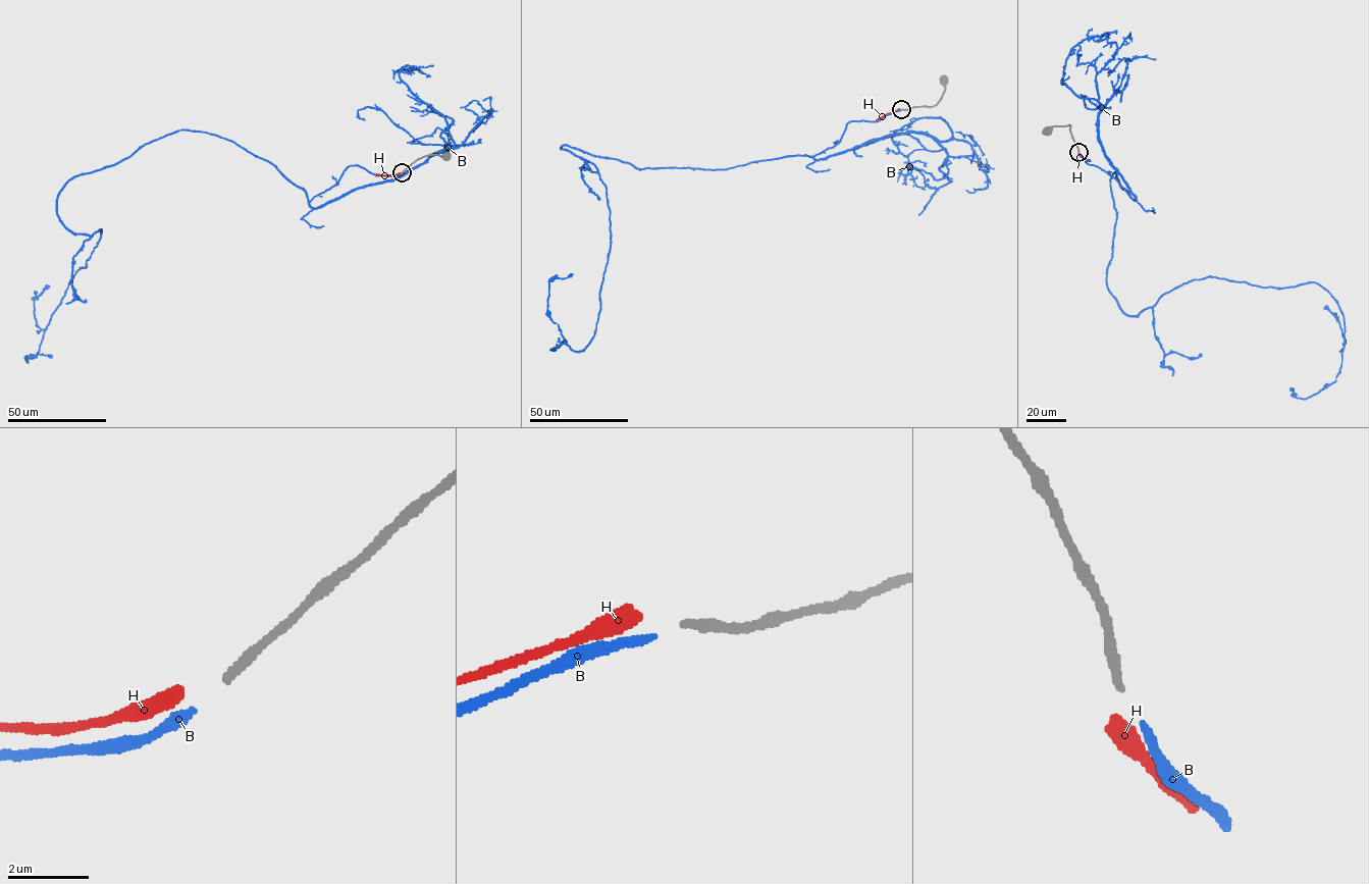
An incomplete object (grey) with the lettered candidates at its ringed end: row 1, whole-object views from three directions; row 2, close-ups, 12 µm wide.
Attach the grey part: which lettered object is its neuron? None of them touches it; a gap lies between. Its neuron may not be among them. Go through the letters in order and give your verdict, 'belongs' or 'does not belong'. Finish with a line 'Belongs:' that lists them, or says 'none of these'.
B: belongs
H: does not belong
Belongs: B

